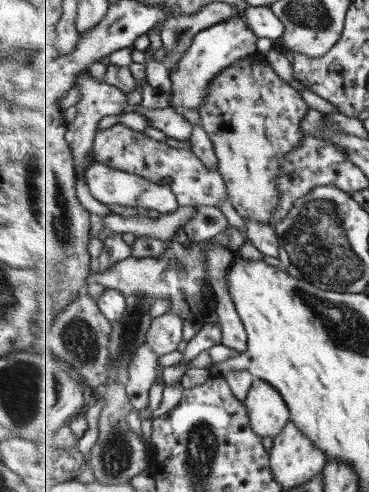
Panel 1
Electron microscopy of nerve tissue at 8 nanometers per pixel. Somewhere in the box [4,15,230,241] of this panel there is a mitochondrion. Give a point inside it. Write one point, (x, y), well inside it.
(180, 32)

